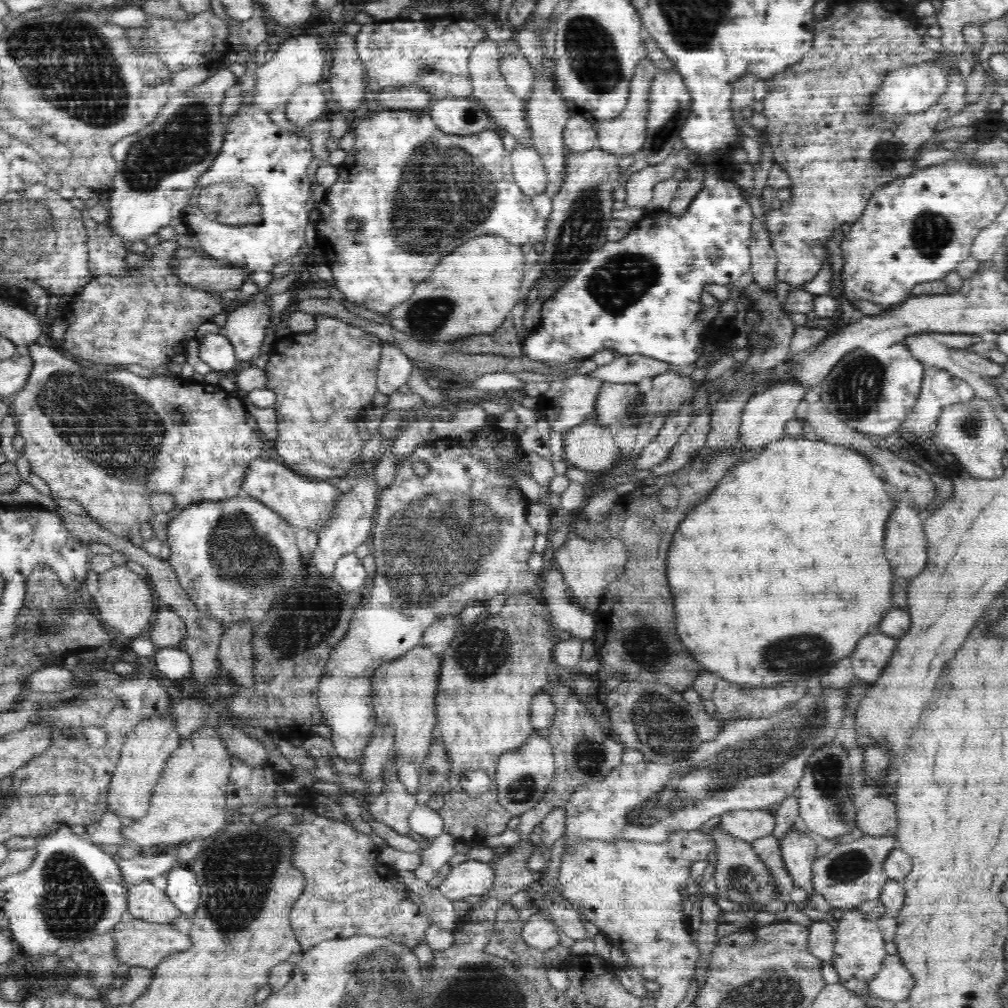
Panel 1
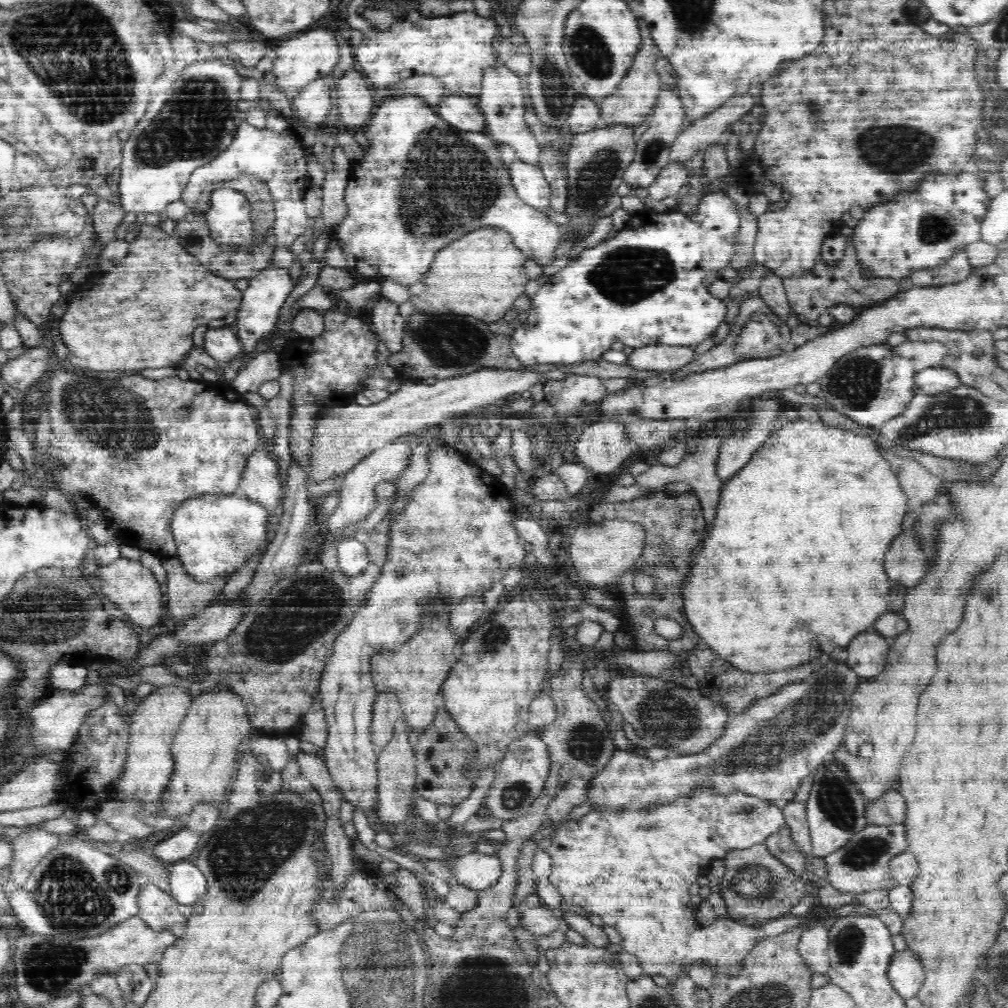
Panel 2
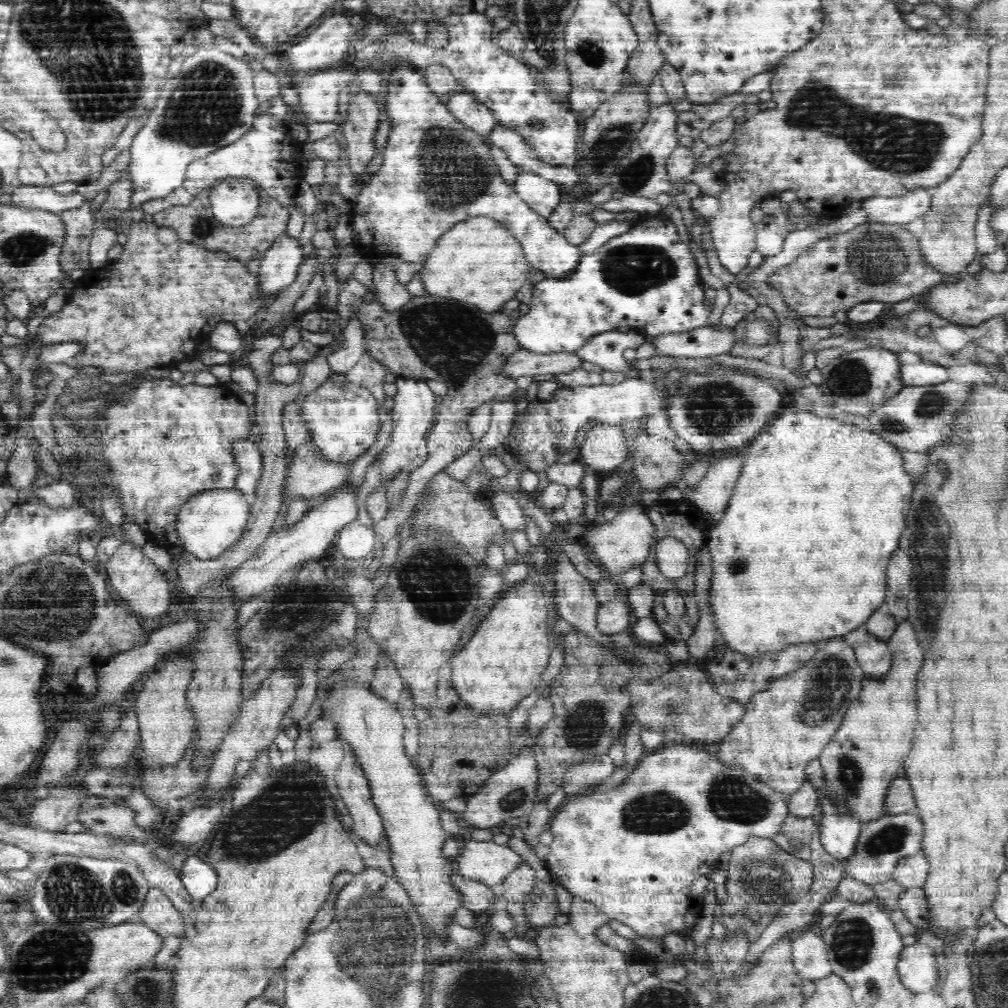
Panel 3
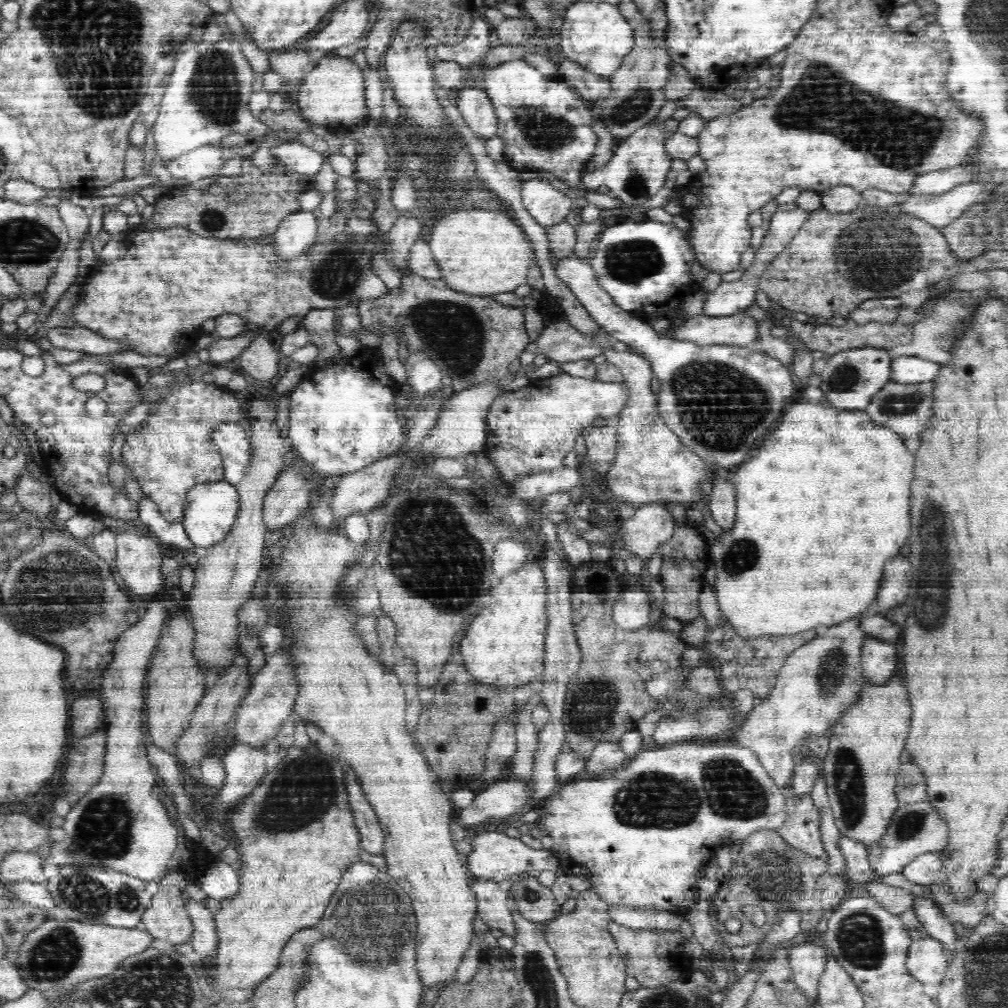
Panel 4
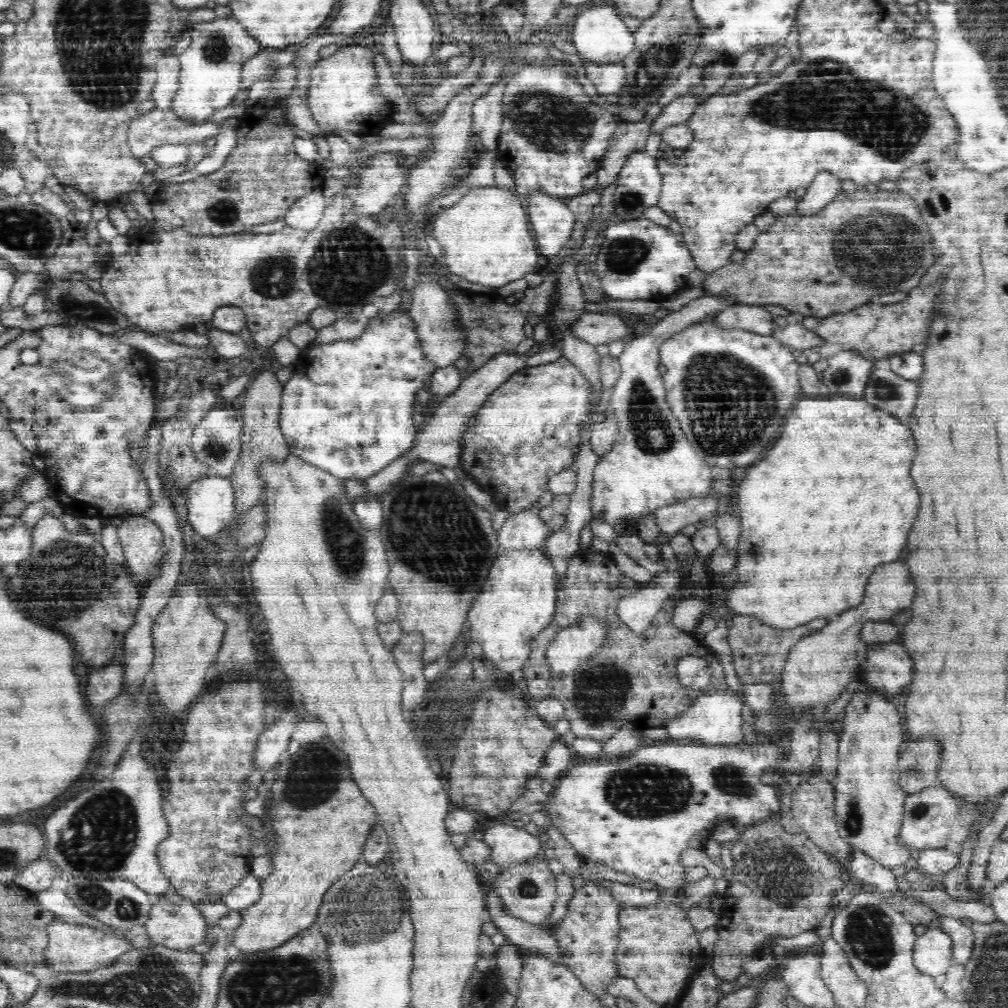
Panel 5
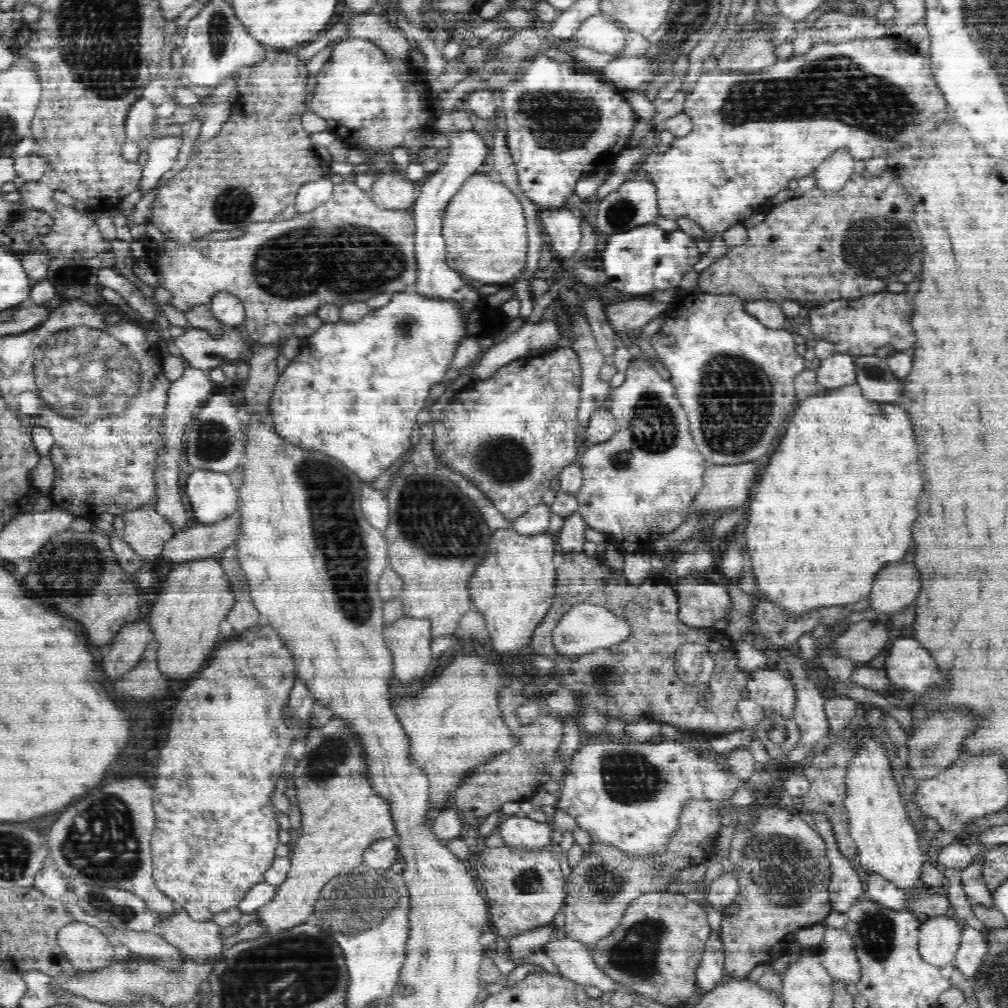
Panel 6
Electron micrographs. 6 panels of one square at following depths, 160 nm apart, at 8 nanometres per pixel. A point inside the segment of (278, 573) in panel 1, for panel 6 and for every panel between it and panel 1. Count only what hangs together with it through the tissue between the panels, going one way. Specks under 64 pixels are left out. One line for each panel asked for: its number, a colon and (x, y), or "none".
2: (216, 534)
3: (211, 521)
4: (210, 508)
5: (210, 500)
6: (213, 495)

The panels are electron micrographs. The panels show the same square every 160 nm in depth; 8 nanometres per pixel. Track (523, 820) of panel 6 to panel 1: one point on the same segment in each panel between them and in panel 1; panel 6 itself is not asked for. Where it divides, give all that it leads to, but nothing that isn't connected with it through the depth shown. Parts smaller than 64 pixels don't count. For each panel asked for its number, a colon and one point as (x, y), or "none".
1: (471, 877)
2: (477, 871)
3: (487, 862)
4: (494, 856)
5: (508, 844)

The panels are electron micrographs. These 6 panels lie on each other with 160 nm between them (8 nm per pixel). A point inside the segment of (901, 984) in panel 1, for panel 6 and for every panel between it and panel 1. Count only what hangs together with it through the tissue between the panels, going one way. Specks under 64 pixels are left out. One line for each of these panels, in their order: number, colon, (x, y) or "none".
2: (905, 973)
3: (916, 967)
4: (925, 961)
5: (932, 954)
6: (939, 937)

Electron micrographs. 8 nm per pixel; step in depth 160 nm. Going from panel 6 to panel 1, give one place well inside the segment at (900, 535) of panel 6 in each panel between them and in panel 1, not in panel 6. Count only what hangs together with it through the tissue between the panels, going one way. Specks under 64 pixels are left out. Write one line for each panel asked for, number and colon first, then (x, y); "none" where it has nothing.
1: (764, 595)
2: (794, 536)
3: (799, 554)
4: (823, 503)
5: (833, 499)

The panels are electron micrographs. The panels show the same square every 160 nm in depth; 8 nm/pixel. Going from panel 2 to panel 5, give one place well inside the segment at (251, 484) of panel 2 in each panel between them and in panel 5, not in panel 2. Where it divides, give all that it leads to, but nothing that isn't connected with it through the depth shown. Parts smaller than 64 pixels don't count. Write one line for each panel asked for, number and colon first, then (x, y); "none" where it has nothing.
3: (246, 453)
4: (230, 439)
5: (216, 441)

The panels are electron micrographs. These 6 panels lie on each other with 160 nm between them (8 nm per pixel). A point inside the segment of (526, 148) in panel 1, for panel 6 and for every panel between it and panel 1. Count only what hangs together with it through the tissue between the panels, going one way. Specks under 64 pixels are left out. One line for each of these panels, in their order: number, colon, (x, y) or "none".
2: (528, 180)
3: (543, 196)
4: (549, 207)
5: (551, 220)
6: (561, 225)

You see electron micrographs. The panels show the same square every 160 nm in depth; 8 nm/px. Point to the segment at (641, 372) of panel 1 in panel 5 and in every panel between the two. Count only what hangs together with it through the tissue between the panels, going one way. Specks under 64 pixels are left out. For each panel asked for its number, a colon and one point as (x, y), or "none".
2: (661, 357)
3: (707, 340)
4: (740, 328)
5: (755, 318)

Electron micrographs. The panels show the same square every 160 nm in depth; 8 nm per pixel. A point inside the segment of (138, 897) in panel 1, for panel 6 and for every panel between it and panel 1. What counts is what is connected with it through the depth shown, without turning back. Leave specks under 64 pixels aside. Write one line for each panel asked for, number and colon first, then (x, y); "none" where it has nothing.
2: (156, 907)
3: (158, 913)
4: (167, 918)
5: (173, 921)
6: (201, 942)

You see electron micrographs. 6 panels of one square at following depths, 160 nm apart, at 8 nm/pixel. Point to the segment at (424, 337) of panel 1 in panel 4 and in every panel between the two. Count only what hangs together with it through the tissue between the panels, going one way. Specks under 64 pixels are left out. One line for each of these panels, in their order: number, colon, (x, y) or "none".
2: (481, 275)
3: (478, 261)
4: (480, 250)

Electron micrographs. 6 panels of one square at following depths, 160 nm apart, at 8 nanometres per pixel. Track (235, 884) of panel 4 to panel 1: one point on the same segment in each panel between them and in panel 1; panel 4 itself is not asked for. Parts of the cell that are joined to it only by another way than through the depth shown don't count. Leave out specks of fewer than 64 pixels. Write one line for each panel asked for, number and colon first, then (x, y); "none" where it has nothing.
1: (184, 890)
2: (186, 883)
3: (198, 877)

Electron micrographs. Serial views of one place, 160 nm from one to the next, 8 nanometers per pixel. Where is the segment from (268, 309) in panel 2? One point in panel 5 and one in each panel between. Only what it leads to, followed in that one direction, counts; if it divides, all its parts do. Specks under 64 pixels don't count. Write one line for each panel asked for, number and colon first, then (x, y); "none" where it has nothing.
3: (280, 262)
4: (298, 230)
5: (306, 212)

